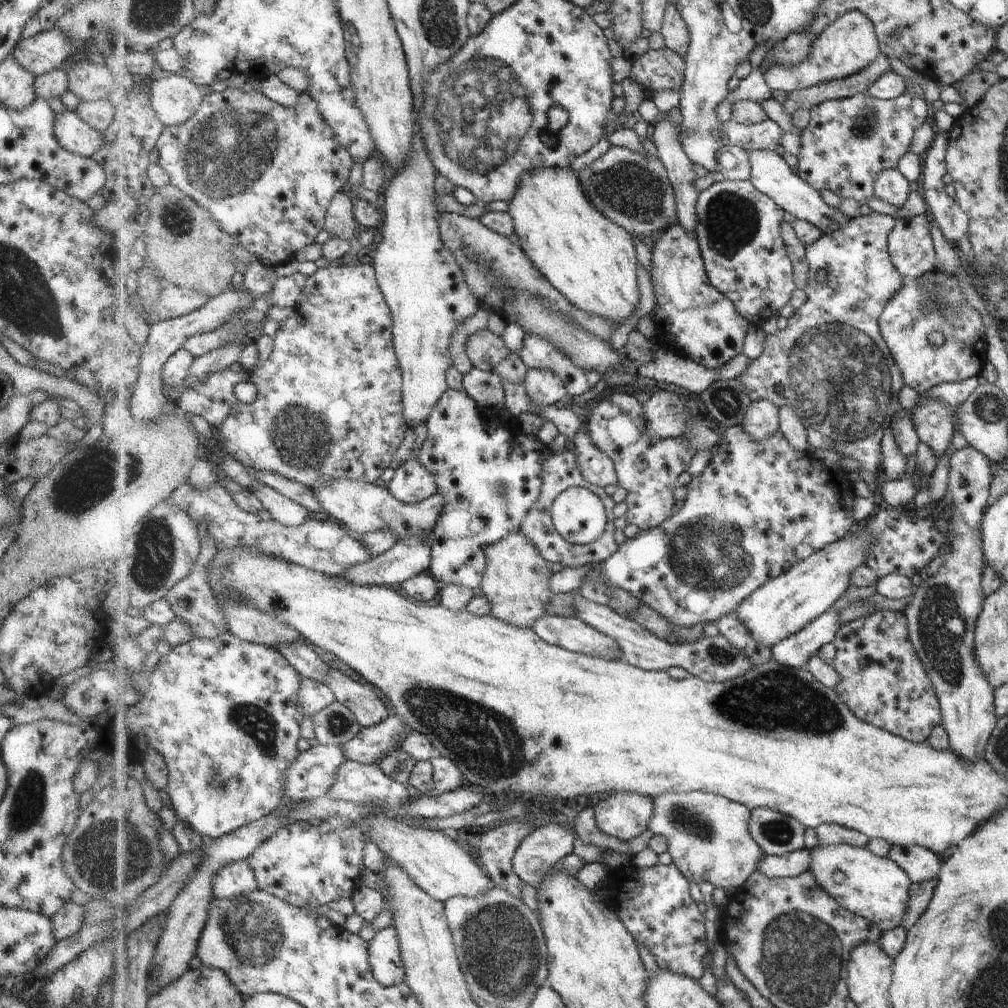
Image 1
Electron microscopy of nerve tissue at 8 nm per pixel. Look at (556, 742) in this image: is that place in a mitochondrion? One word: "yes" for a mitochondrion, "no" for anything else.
no

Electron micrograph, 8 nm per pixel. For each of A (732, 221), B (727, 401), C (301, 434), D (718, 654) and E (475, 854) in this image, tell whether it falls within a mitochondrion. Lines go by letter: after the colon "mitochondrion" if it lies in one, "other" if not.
A: mitochondrion
B: mitochondrion
C: mitochondrion
D: mitochondrion
E: other

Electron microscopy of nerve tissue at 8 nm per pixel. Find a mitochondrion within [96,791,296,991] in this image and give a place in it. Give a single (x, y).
(253, 933)

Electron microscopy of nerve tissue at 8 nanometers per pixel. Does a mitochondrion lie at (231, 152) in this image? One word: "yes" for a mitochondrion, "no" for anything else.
yes

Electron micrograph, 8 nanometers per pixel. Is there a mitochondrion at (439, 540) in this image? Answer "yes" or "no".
no

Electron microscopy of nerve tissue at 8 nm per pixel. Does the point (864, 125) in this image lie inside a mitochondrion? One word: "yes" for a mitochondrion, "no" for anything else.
yes

